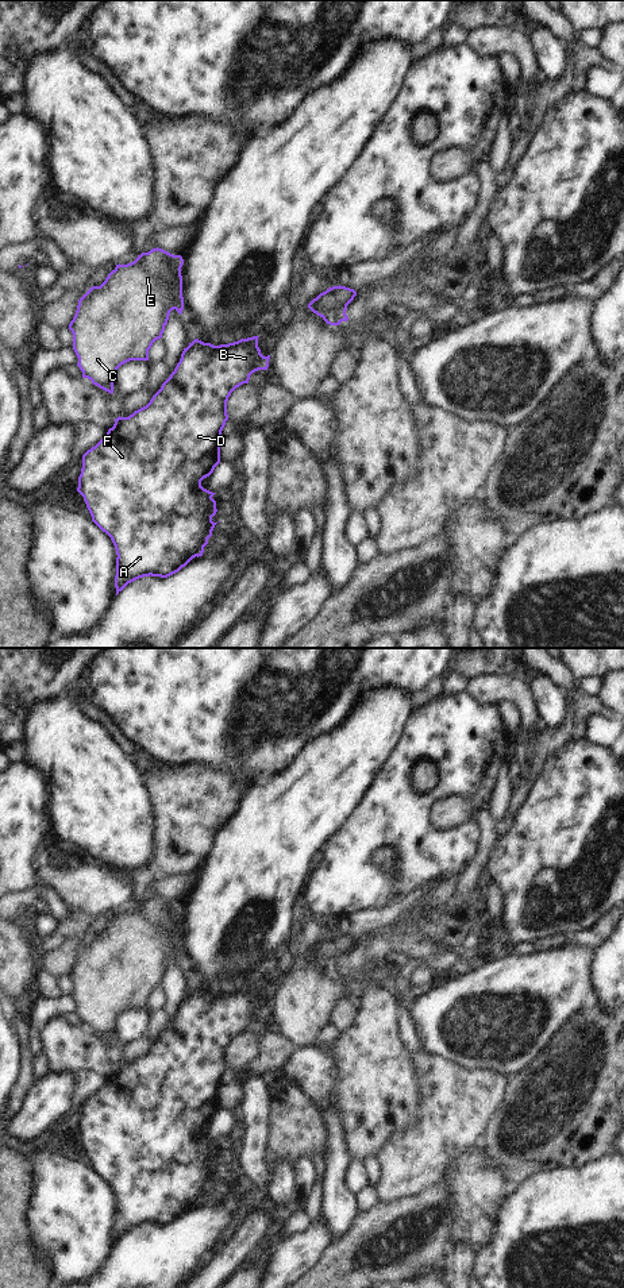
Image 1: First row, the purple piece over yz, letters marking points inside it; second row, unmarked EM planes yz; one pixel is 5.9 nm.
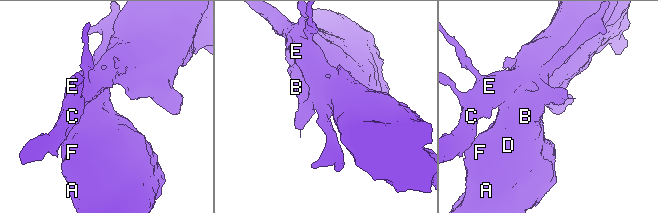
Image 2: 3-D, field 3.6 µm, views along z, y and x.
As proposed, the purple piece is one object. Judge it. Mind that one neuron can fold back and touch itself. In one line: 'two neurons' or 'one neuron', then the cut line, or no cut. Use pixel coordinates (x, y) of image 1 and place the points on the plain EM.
two neurons | yz (346, 953), (342, 953), (331, 963), (322, 964)

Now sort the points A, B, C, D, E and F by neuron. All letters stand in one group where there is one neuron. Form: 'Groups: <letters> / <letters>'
Groups: A B D F / C E

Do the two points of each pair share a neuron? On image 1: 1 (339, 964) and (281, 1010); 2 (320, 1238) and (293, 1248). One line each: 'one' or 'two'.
1: two
2: one

